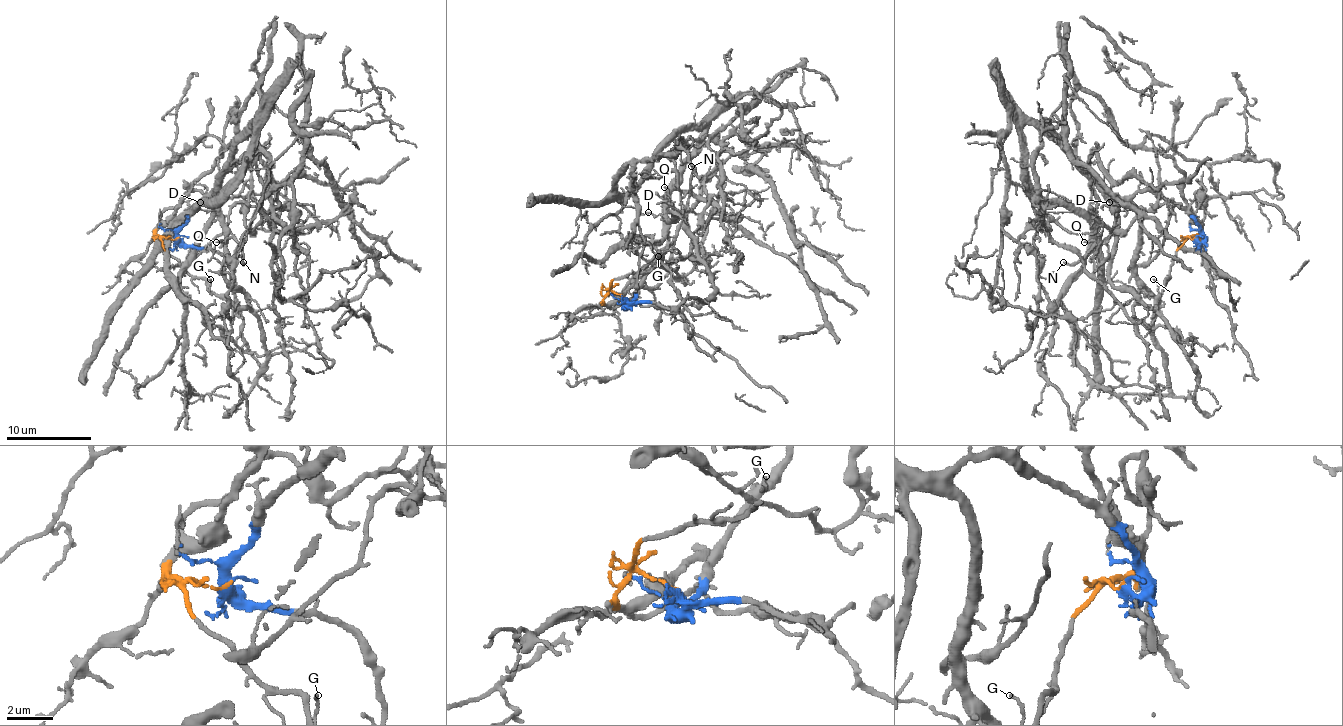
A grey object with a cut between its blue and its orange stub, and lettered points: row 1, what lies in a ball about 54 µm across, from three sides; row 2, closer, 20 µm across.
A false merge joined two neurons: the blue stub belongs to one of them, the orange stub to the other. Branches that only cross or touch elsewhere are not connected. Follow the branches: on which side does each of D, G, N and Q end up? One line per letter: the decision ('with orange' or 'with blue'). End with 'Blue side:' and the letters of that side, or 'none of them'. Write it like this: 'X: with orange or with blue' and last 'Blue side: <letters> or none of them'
D: with blue
G: with orange
N: with blue
Q: with blue
Blue side: D, N, Q

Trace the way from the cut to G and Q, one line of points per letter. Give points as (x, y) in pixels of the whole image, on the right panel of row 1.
G: (1193, 239), (1188, 237), (1180, 245), (1169, 277), (1161, 290), (1152, 279)
Q: (1195, 239), (1199, 226), (1186, 213), (1146, 190), (1133, 192), (1116, 205), (1112, 235), (1103, 241), (1084, 241)

